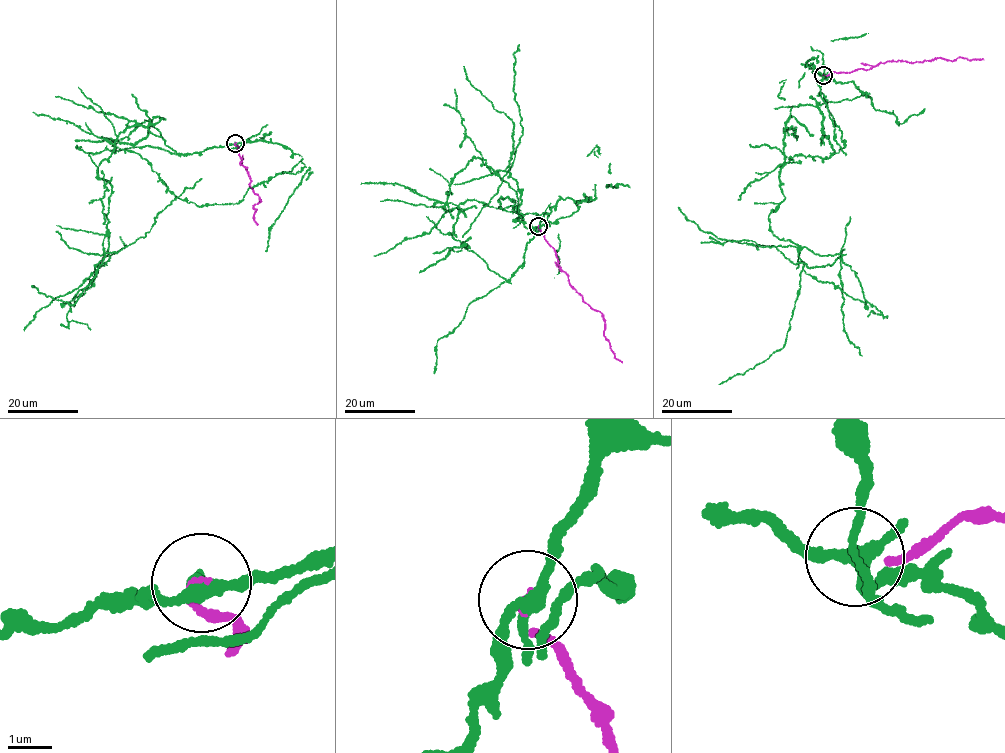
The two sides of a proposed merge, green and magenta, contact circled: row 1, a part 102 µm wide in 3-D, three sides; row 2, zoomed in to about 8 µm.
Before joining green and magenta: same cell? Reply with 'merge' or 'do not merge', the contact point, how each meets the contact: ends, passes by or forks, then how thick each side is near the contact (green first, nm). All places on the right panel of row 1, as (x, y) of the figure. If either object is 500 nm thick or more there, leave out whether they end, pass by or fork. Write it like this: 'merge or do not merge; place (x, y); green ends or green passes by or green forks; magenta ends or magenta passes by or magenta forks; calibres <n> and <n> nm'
do not merge; place (823, 75); green forks; magenta ends; calibres 260 and 90 nm

